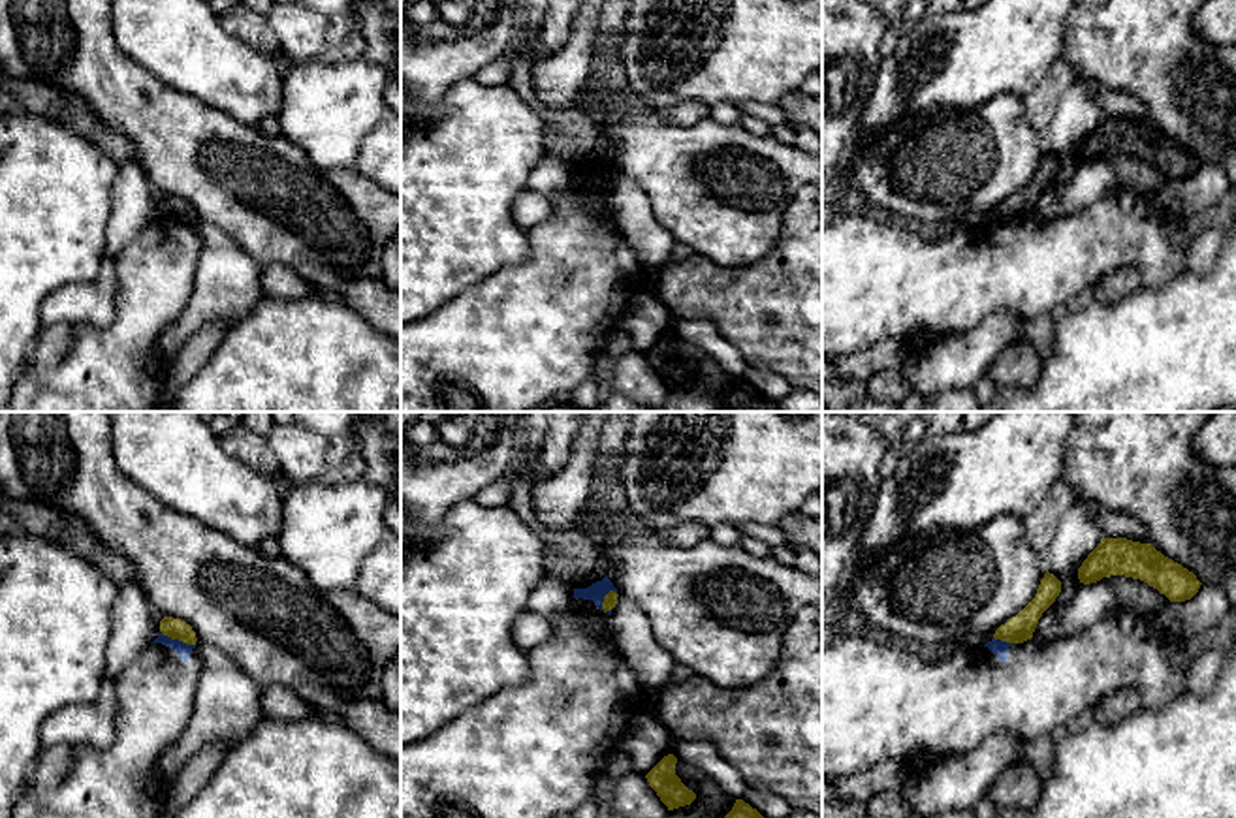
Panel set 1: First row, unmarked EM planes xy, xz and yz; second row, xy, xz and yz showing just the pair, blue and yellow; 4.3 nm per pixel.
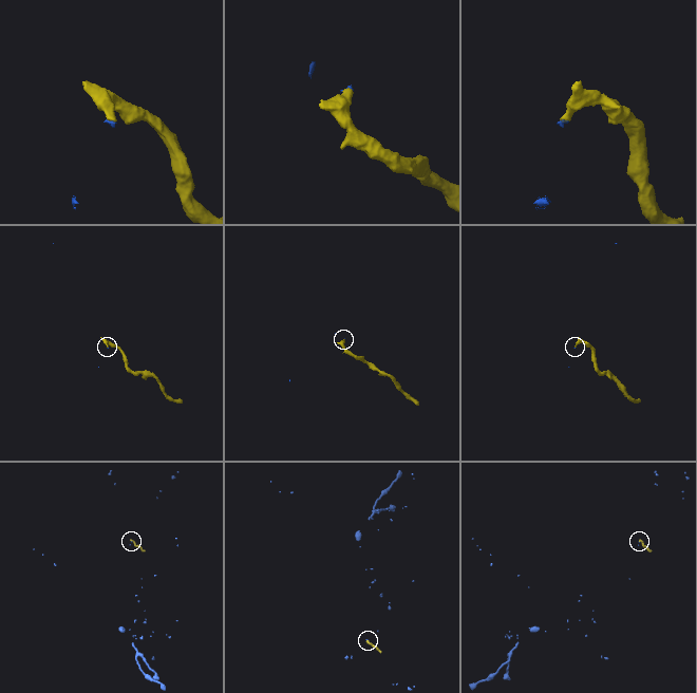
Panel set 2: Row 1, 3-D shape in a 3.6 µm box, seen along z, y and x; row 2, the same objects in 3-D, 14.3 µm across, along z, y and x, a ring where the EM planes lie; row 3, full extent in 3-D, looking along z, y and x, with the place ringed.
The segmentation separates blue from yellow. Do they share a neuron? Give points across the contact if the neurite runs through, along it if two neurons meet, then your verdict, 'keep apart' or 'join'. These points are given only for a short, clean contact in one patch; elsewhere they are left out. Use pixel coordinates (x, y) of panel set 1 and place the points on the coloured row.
border xz (616, 591), (610, 591), (597, 608); keep apart

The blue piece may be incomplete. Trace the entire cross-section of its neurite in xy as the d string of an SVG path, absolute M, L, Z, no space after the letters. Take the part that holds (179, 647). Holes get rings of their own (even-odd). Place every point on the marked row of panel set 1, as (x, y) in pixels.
M160 634L113 683L115 741L109 748L41 748L11 818L160 818L164 784L156 765L190 724L203 662L196 645Z

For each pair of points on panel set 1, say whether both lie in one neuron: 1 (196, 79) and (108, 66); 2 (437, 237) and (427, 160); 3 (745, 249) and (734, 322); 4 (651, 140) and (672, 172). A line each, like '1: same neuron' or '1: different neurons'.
1: different neurons
2: same neuron
3: different neurons
4: same neuron

